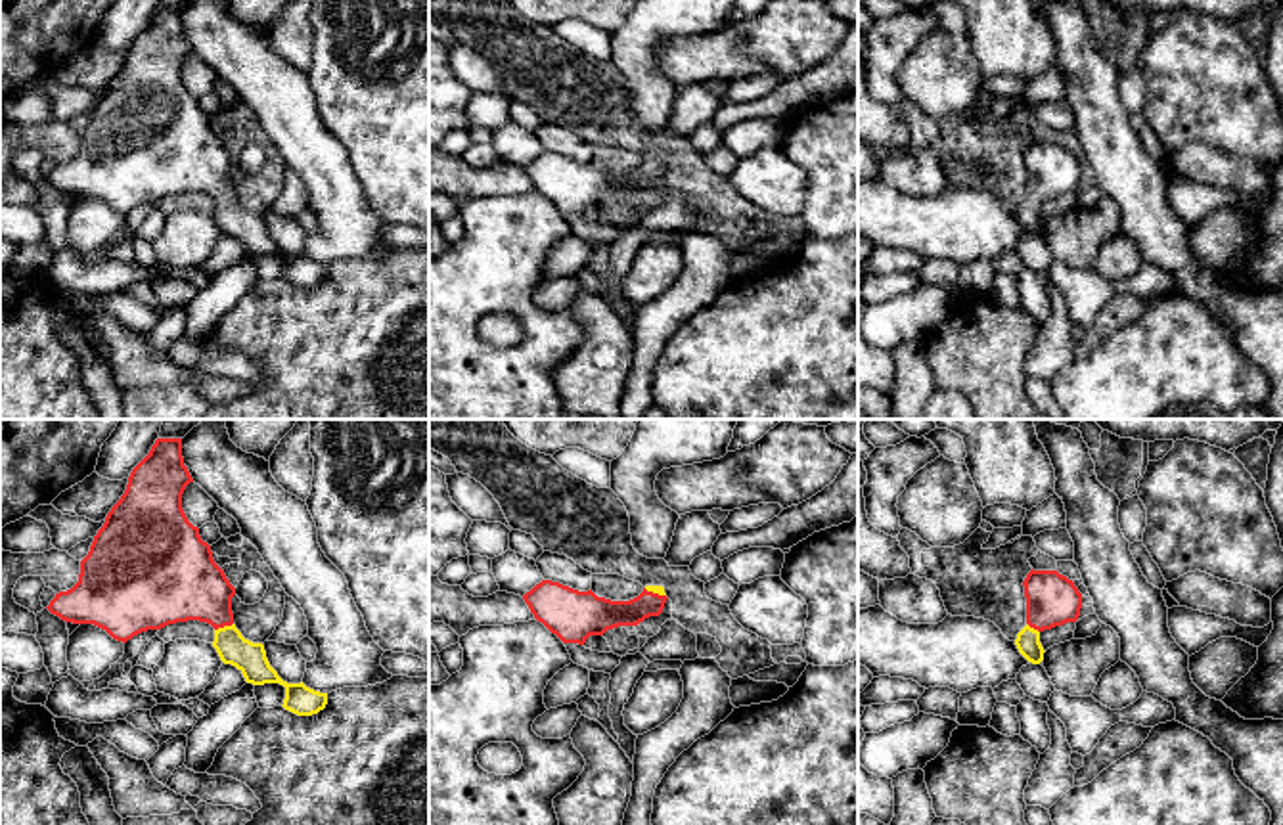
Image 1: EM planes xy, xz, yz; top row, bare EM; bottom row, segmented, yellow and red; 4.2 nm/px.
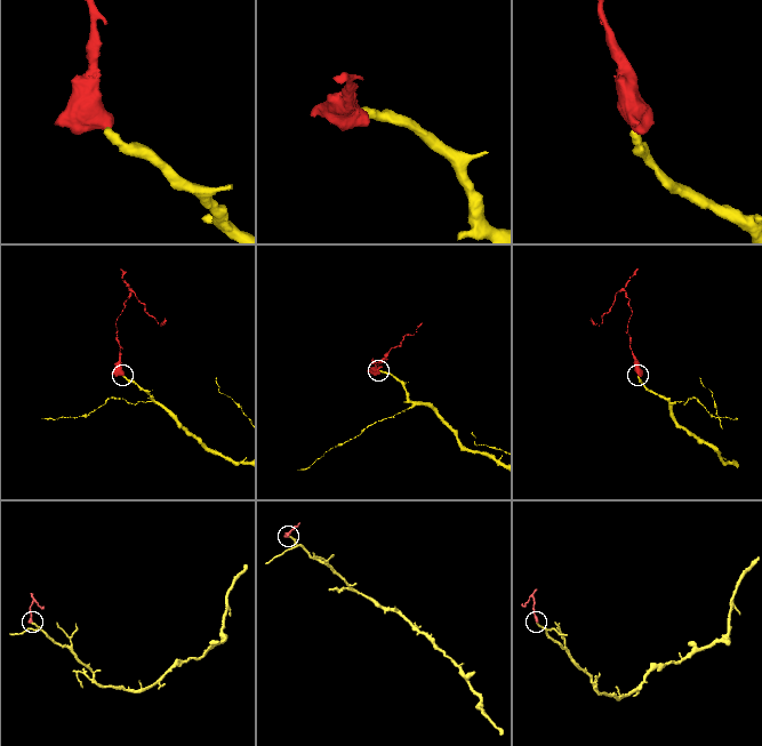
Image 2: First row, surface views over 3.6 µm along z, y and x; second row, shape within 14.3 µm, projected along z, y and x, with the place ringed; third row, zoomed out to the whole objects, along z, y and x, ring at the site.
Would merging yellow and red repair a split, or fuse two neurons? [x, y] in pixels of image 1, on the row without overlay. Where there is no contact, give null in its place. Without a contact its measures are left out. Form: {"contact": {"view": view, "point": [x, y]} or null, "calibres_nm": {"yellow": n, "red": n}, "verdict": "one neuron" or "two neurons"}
{"contact": {"view": "xy", "point": [225, 198]}, "calibres_nm": {"yellow": 140, "red": 320}, "verdict": "one neuron"}

